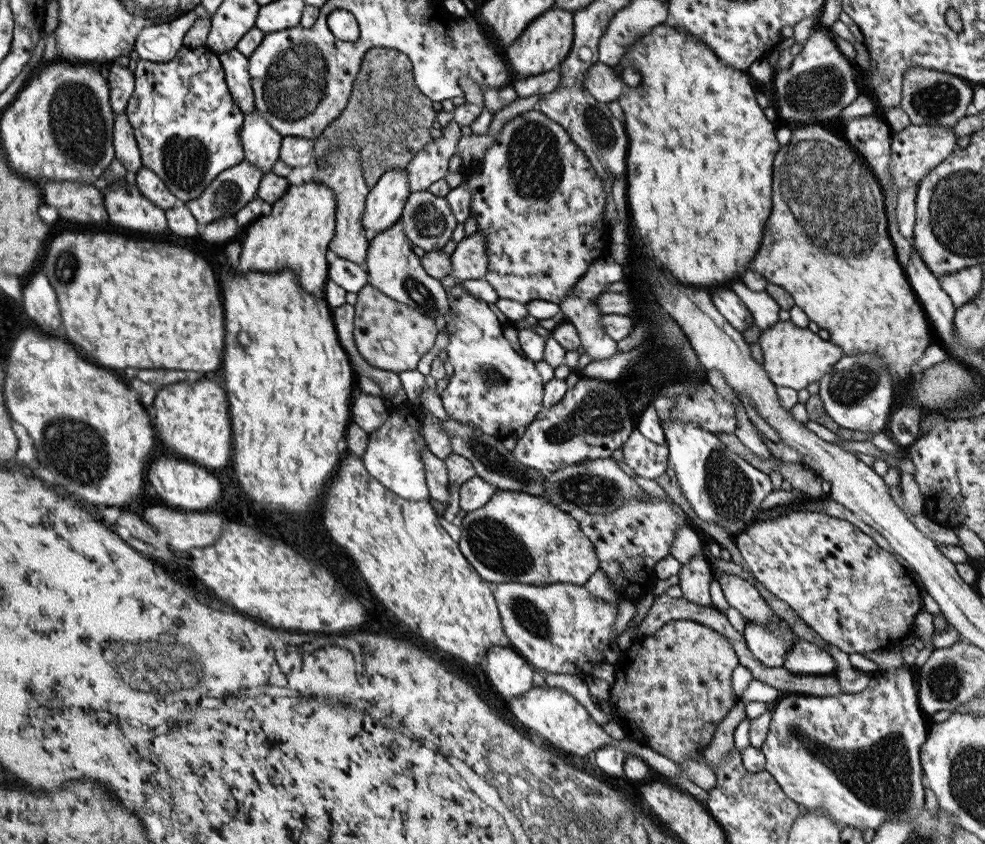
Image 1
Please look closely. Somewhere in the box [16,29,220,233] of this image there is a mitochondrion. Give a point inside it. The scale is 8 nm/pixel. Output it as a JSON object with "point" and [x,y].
{"point":[77,126]}

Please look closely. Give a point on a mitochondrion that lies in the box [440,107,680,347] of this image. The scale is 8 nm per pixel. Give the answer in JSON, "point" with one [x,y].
{"point":[534,165]}

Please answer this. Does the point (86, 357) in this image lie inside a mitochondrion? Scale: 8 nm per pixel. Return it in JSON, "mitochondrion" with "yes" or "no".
{"mitochondrion":"no"}

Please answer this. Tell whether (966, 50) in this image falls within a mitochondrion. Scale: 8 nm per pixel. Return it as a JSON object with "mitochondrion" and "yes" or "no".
{"mitochondrion":"no"}

